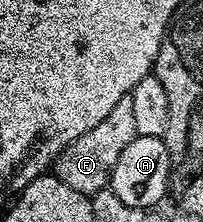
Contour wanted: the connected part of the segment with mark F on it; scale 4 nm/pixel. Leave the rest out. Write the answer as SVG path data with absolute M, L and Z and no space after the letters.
M128 95L120 98L119 102L112 106L112 111L98 125L92 126L88 134L80 134L80 138L73 140L60 153L52 165L53 175L58 177L60 182L64 182L64 186L72 186L72 190L78 193L89 197L95 196L100 189L109 185L112 170L116 170L120 153L137 137L132 98Z

